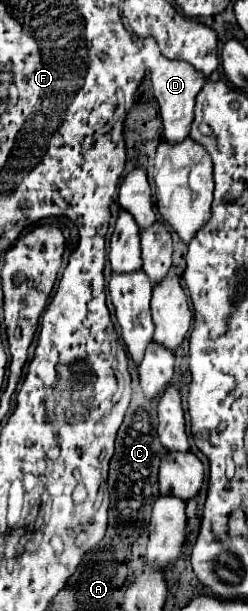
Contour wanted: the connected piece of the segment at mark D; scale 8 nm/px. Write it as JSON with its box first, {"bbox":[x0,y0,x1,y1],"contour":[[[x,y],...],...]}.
{"bbox":[142,38,206,144],"contour":[[[144,38],[142,48],[146,48],[146,50],[142,50],[142,56],[144,56],[146,66],[150,70],[154,96],[160,104],[164,136],[172,144],[182,142],[190,134],[190,126],[192,126],[192,118],[194,118],[194,98],[202,90],[202,86],[206,84],[206,76],[182,60],[168,60],[166,56],[162,56],[154,38]]]}

